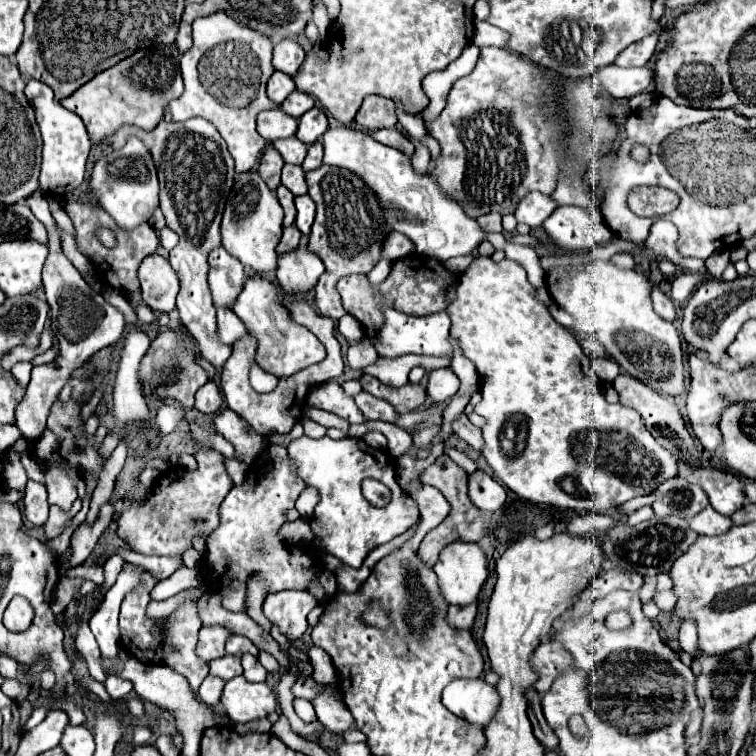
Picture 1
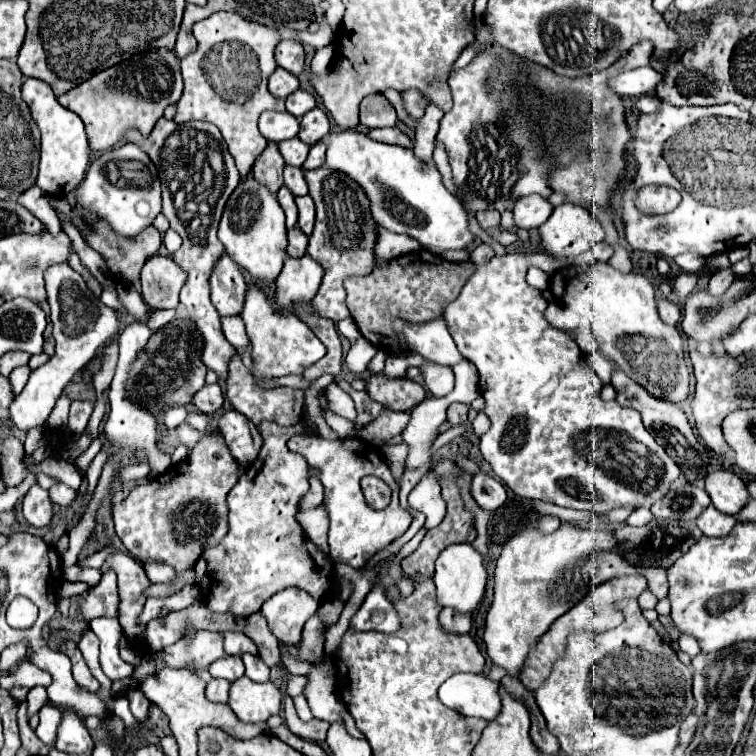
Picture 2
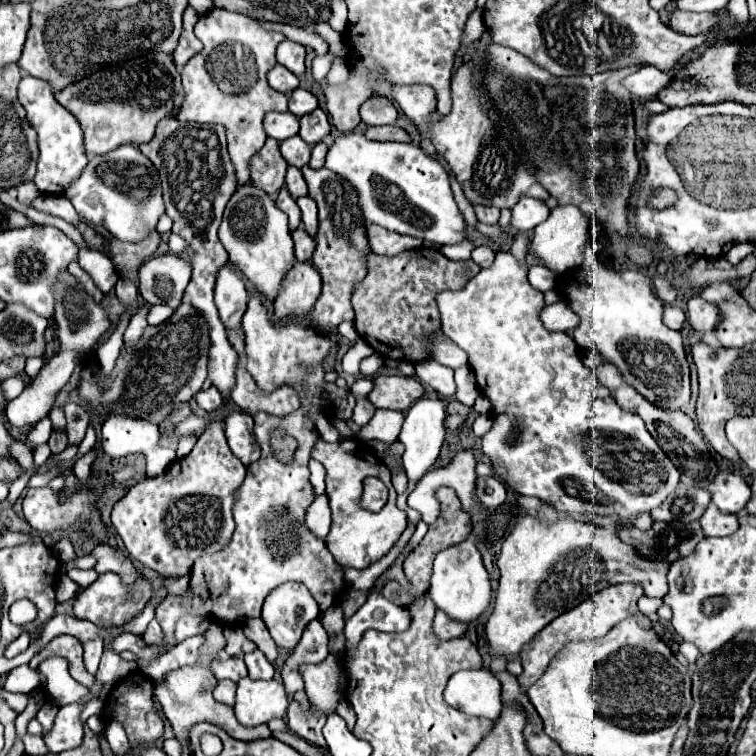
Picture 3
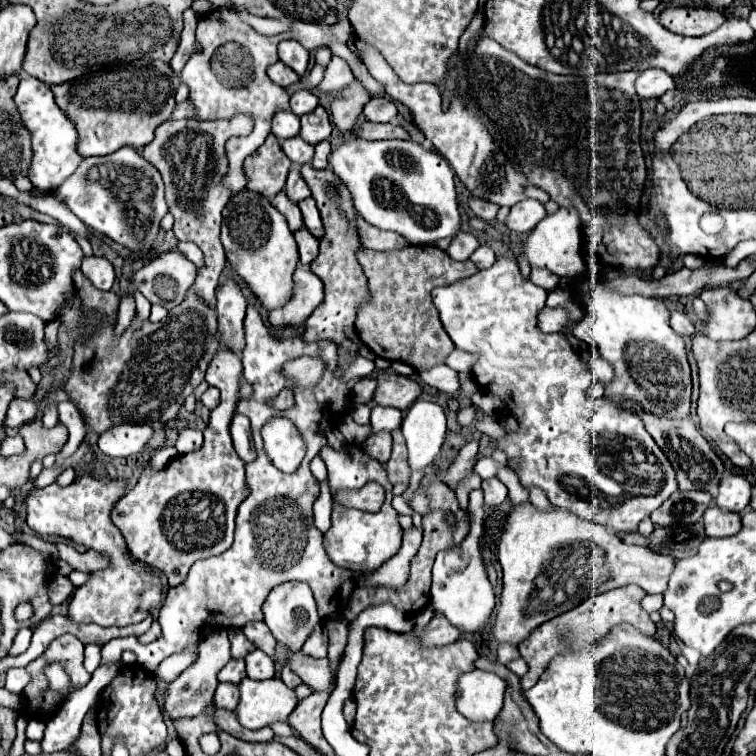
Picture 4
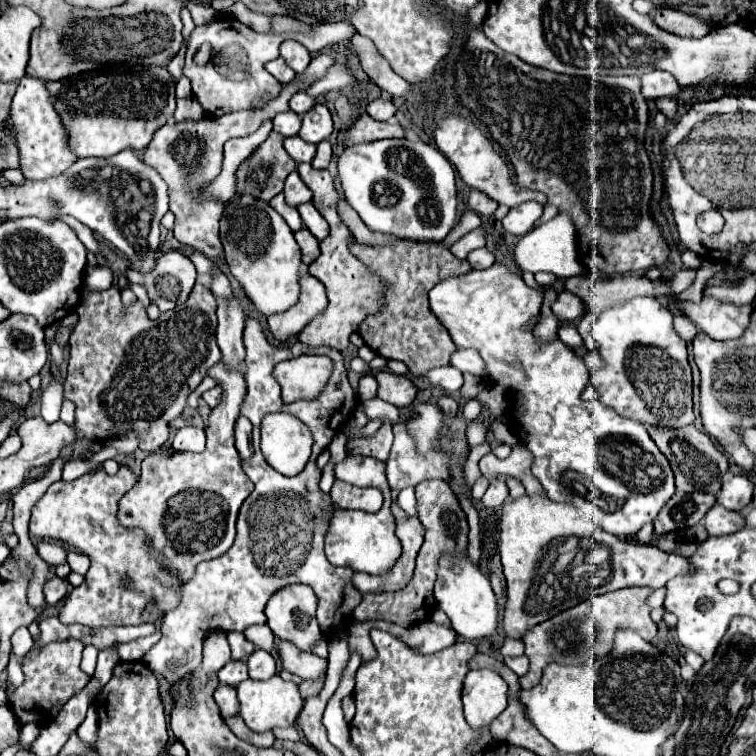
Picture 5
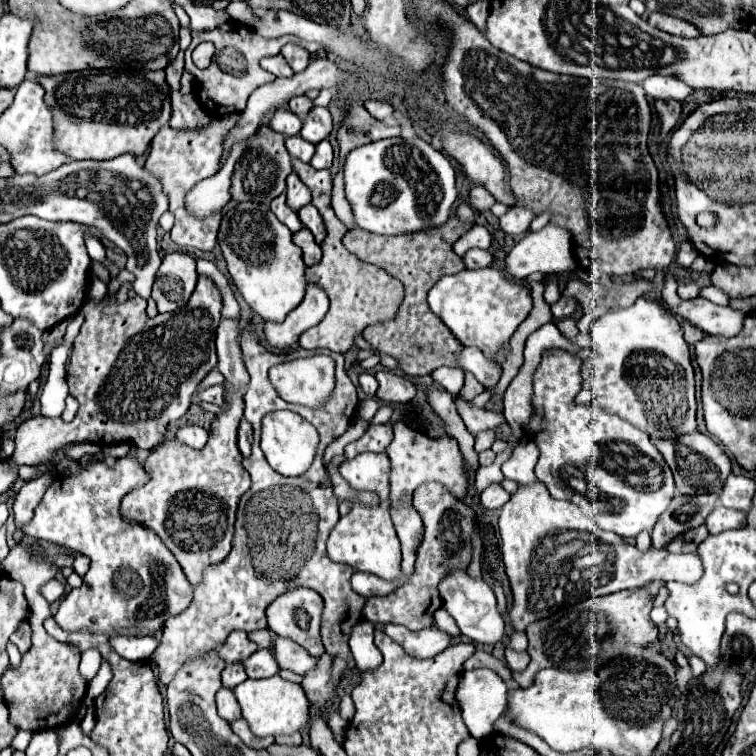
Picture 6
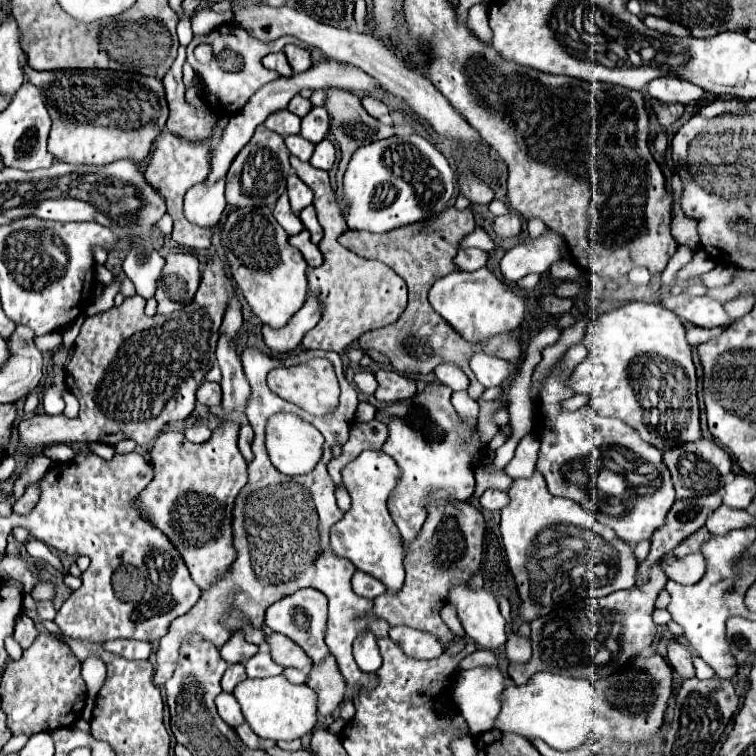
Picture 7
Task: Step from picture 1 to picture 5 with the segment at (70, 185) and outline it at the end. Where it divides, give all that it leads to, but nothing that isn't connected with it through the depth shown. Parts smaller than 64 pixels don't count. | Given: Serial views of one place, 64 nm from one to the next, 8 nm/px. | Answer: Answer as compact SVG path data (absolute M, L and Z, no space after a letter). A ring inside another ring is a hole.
M24 76L18 84L18 90L12 100L10 122L14 128L14 136L20 150L20 170L28 180L46 180L52 176L64 174L78 156L68 148L68 130L64 128L60 114L54 110L50 102L50 92L44 82L32 76Z

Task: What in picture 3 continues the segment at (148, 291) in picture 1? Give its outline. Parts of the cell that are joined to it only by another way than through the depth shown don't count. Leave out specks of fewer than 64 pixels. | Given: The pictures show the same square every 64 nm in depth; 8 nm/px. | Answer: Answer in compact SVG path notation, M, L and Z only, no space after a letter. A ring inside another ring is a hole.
M176 254L154 256L140 268L138 290L146 304L166 304L176 308L190 282L190 264Z

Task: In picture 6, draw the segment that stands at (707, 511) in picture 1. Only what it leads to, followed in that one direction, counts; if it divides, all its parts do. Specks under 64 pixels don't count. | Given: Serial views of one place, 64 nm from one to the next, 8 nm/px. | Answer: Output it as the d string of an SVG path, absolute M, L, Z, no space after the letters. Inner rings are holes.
M720 504L706 518L706 528L708 528L710 534L720 534L724 530L742 528L744 524L746 524L746 514L744 512L736 512L732 508L724 508Z

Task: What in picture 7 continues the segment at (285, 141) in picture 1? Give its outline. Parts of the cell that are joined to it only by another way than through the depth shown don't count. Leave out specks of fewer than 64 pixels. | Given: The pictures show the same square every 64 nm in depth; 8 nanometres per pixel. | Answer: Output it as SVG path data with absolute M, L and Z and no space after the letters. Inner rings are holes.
M300 134L286 136L286 146L288 146L290 154L296 156L296 158L300 158L302 162L308 162L310 156L312 156L312 152L314 152L314 144L308 142L308 140L304 140Z

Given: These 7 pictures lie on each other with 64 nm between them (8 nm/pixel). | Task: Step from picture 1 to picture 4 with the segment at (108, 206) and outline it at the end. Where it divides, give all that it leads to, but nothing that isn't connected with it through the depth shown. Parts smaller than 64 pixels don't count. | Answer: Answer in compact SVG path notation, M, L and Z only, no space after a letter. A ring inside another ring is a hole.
M128 146L108 156L84 158L78 170L58 190L44 194L58 196L88 228L106 234L116 244L142 256L154 248L160 220L168 212L160 172L138 150Z

